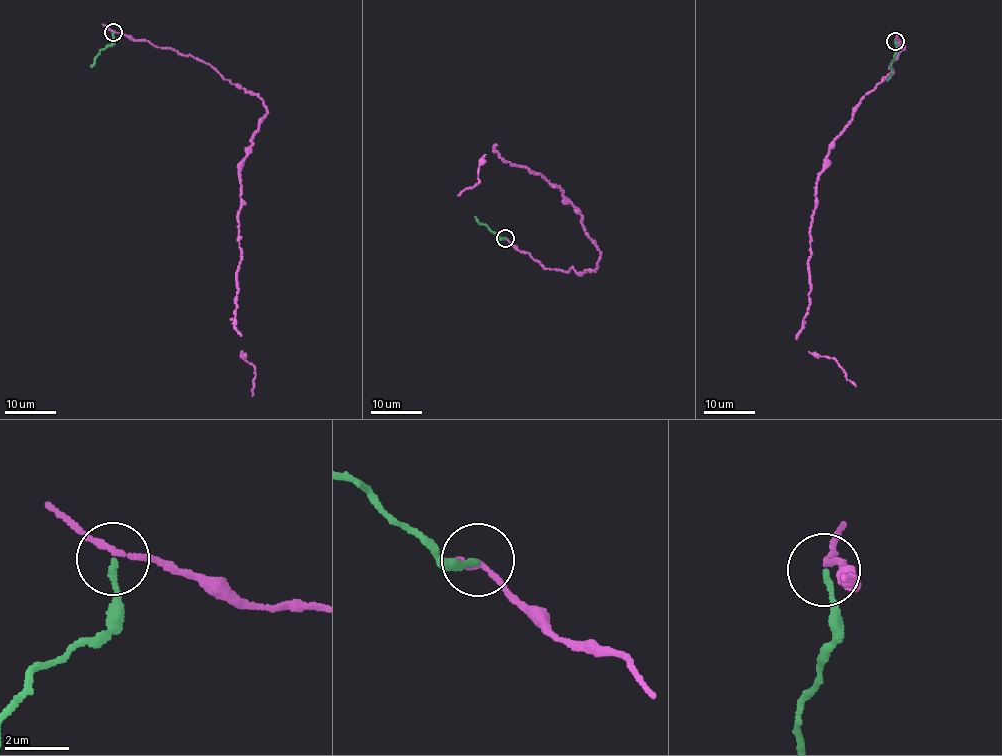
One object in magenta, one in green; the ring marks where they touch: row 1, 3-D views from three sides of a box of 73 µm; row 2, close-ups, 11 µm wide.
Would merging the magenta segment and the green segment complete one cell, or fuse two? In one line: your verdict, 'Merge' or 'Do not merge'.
Do not merge

